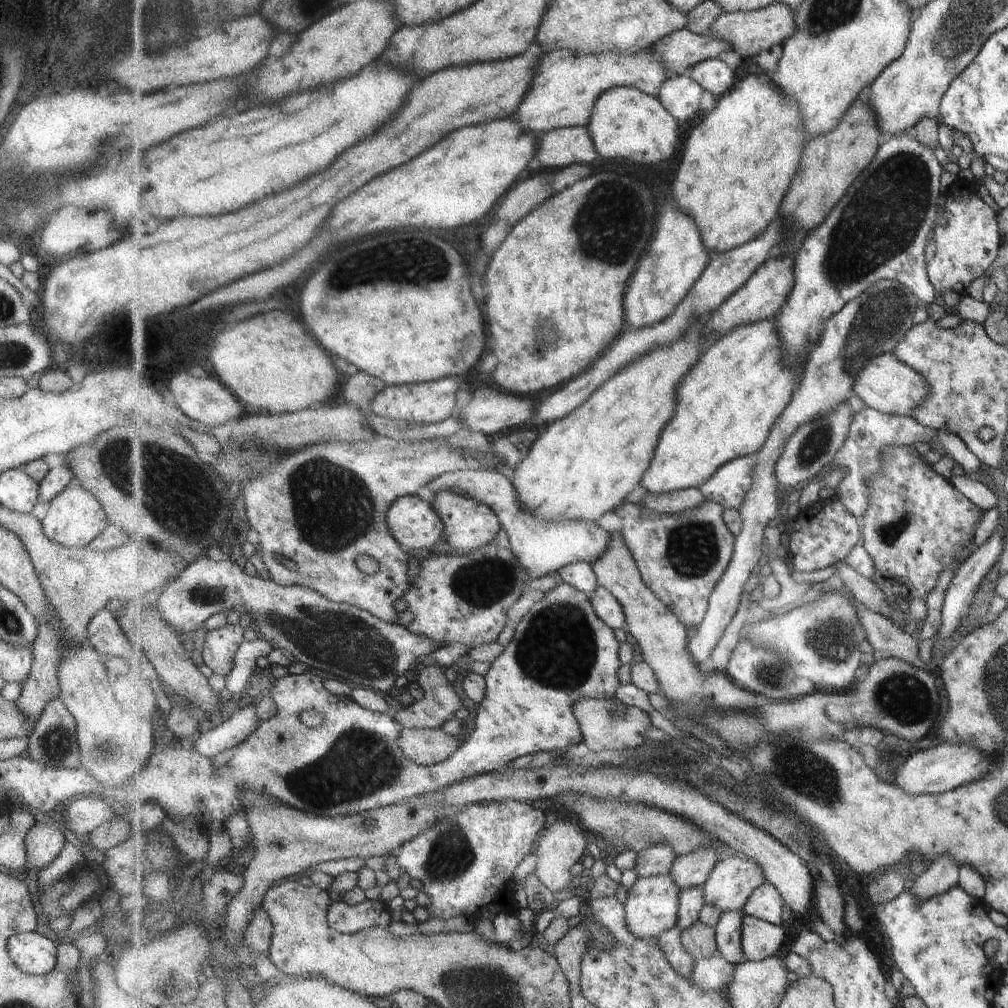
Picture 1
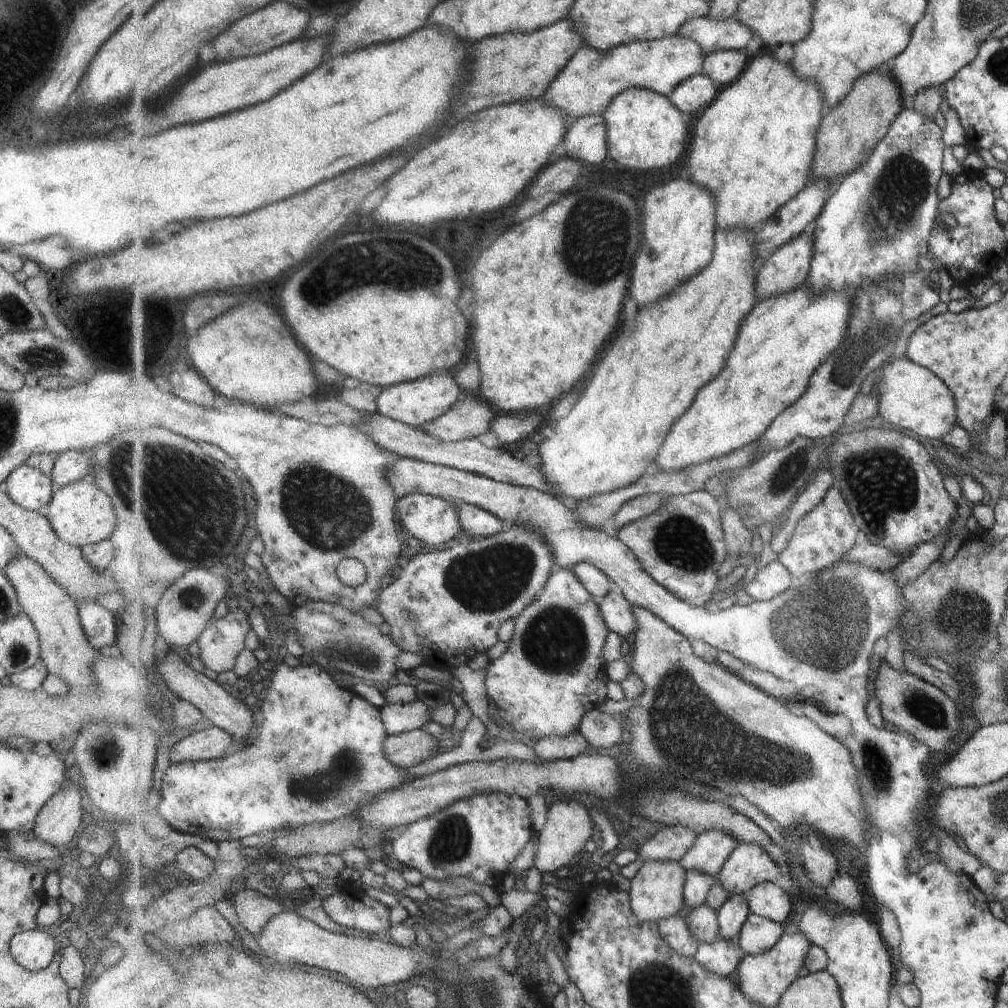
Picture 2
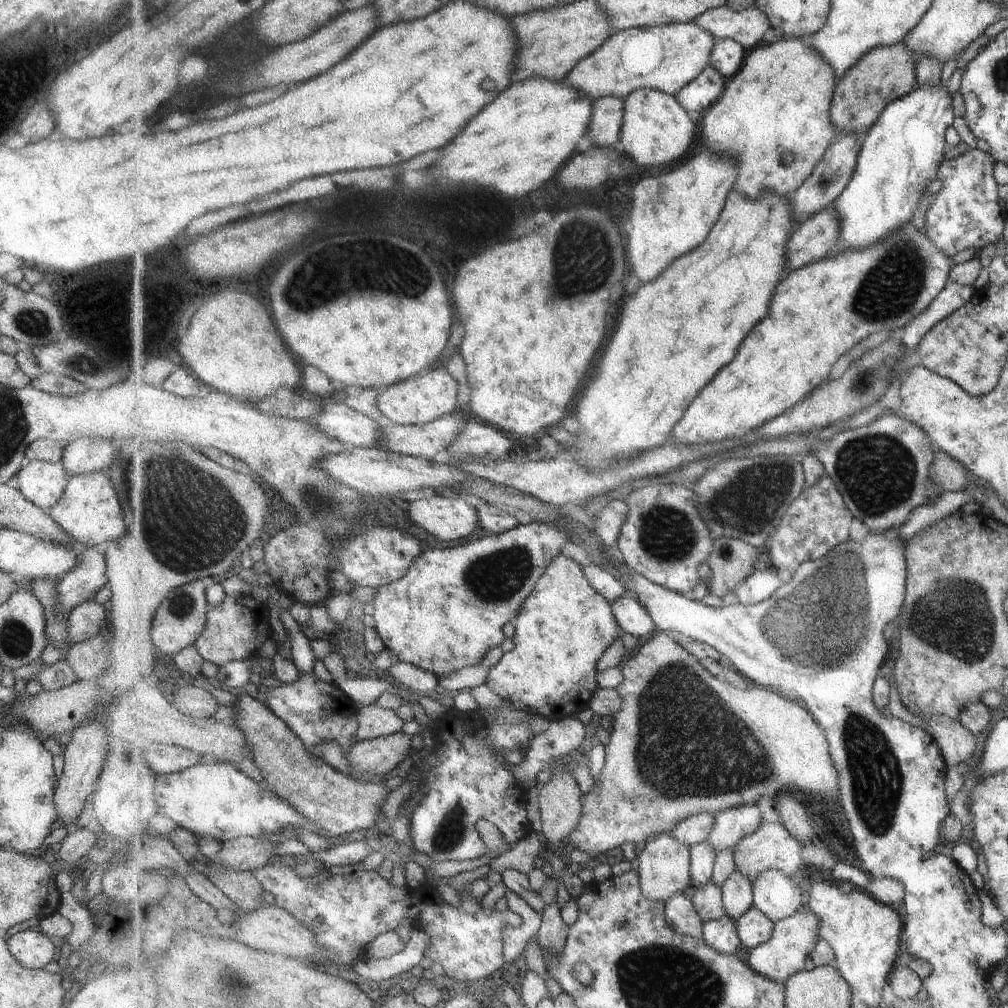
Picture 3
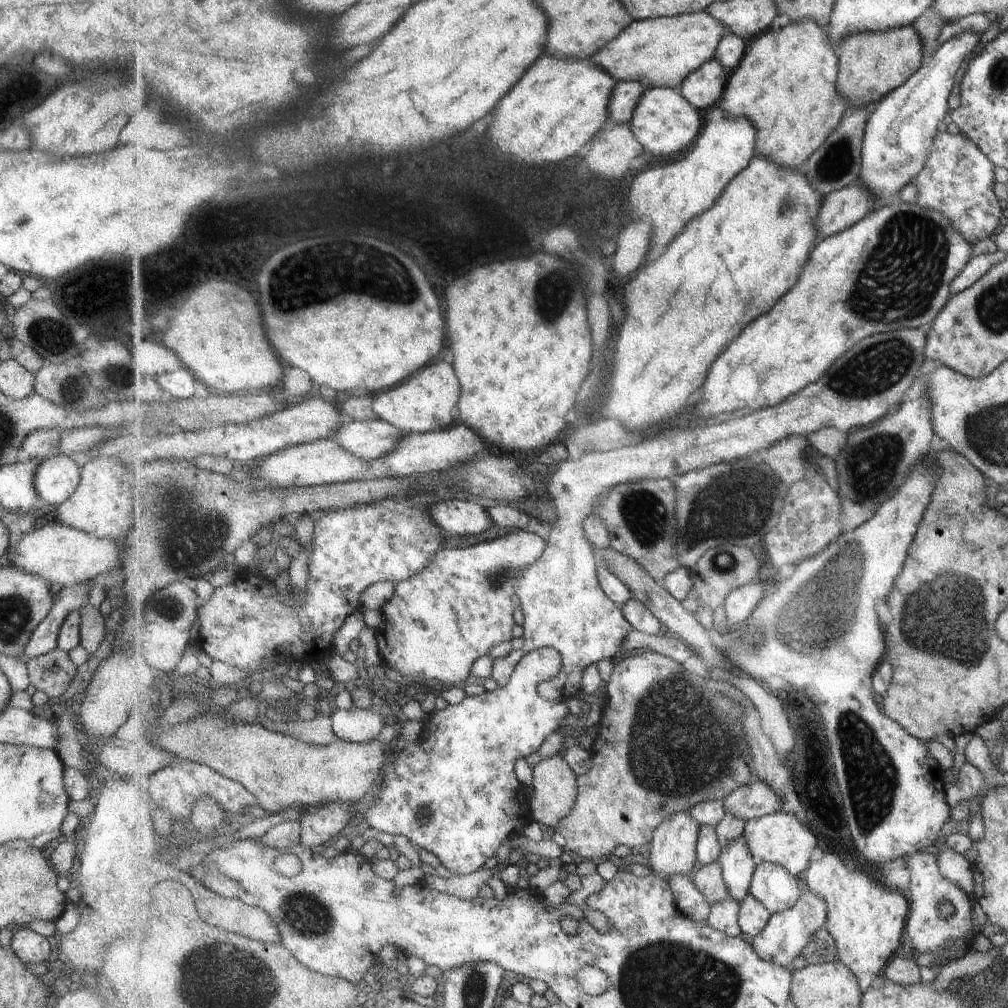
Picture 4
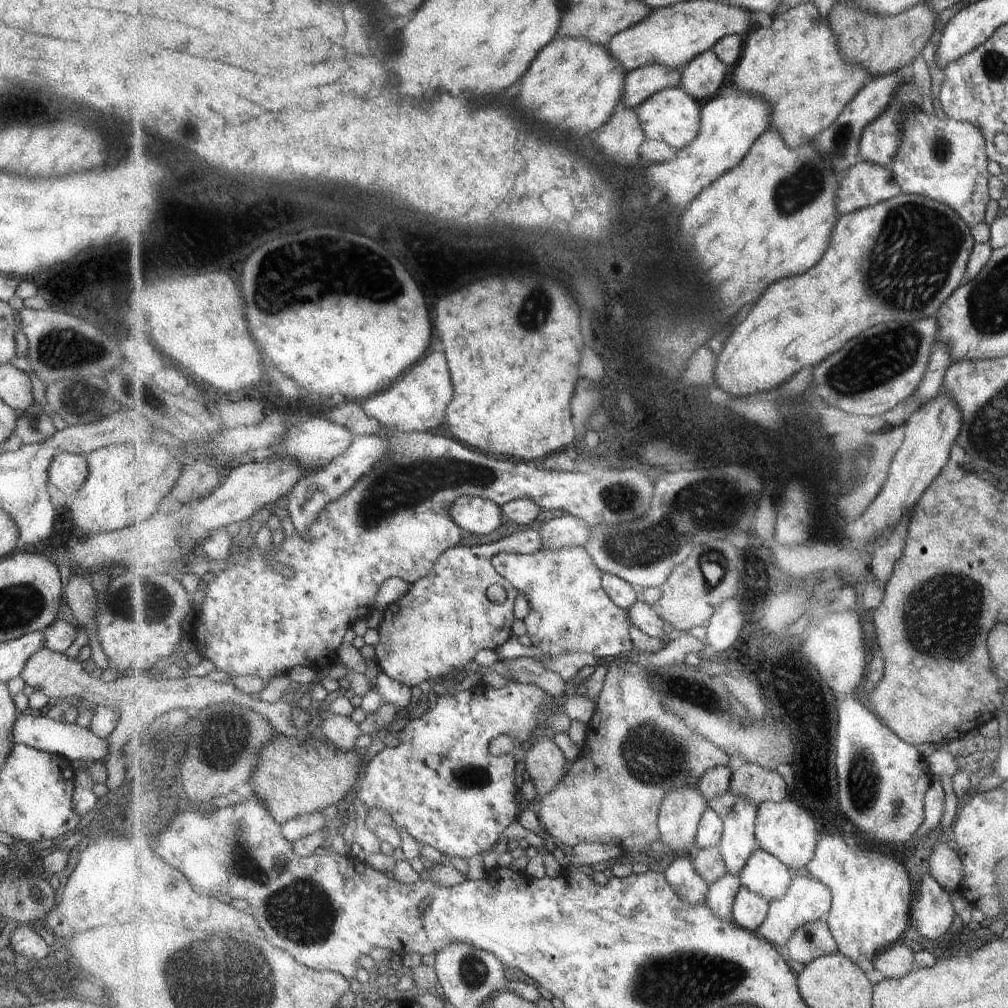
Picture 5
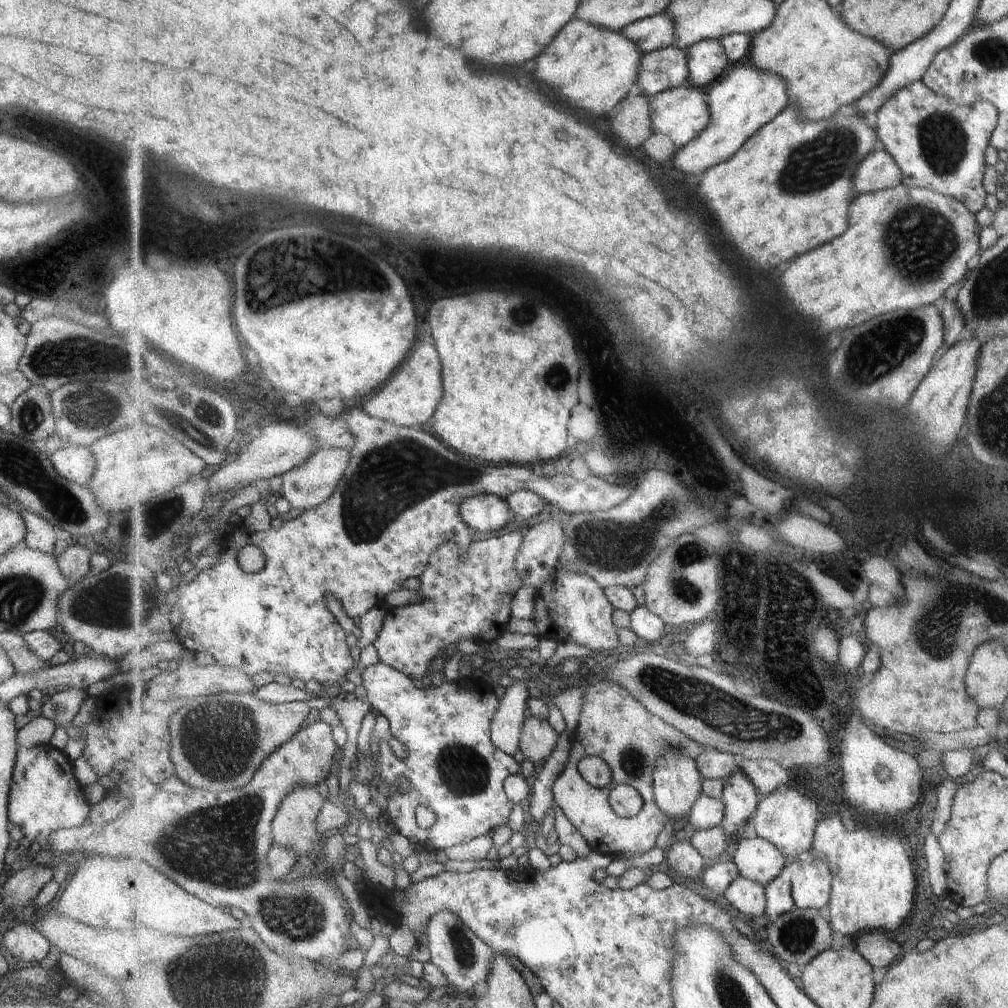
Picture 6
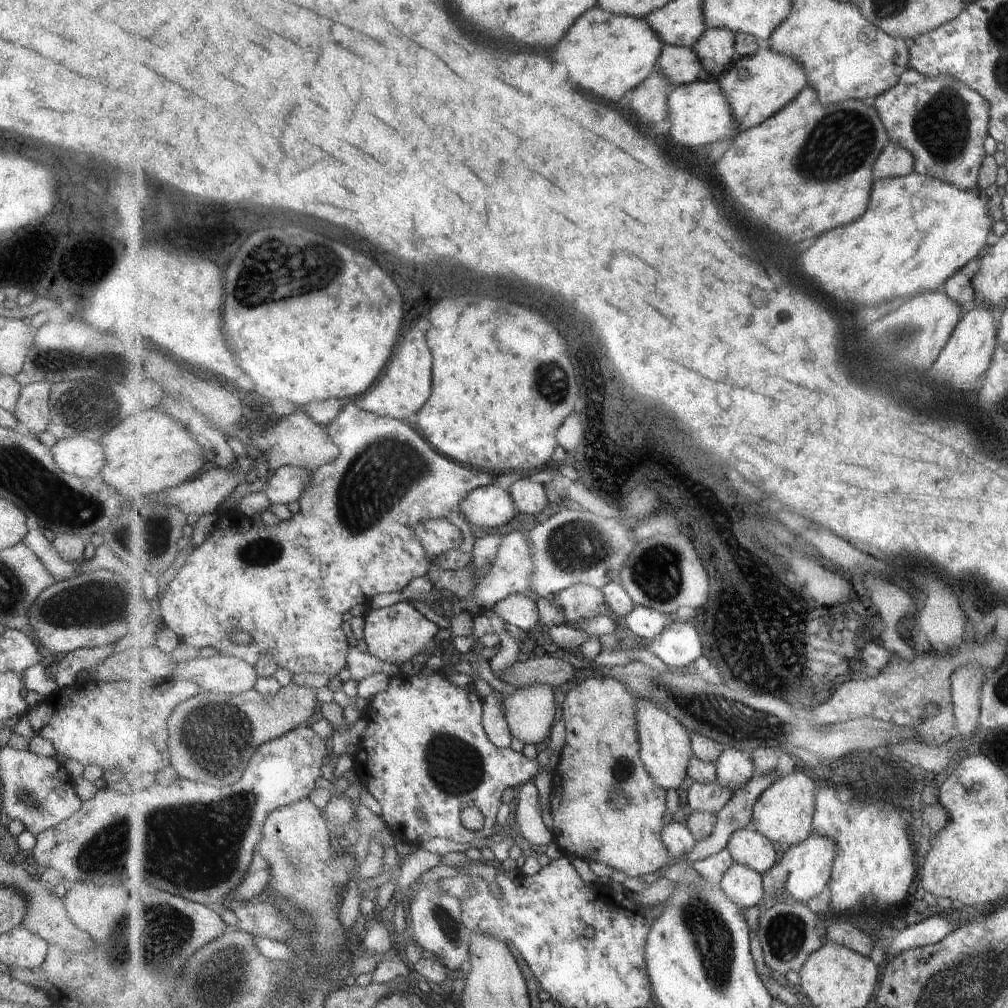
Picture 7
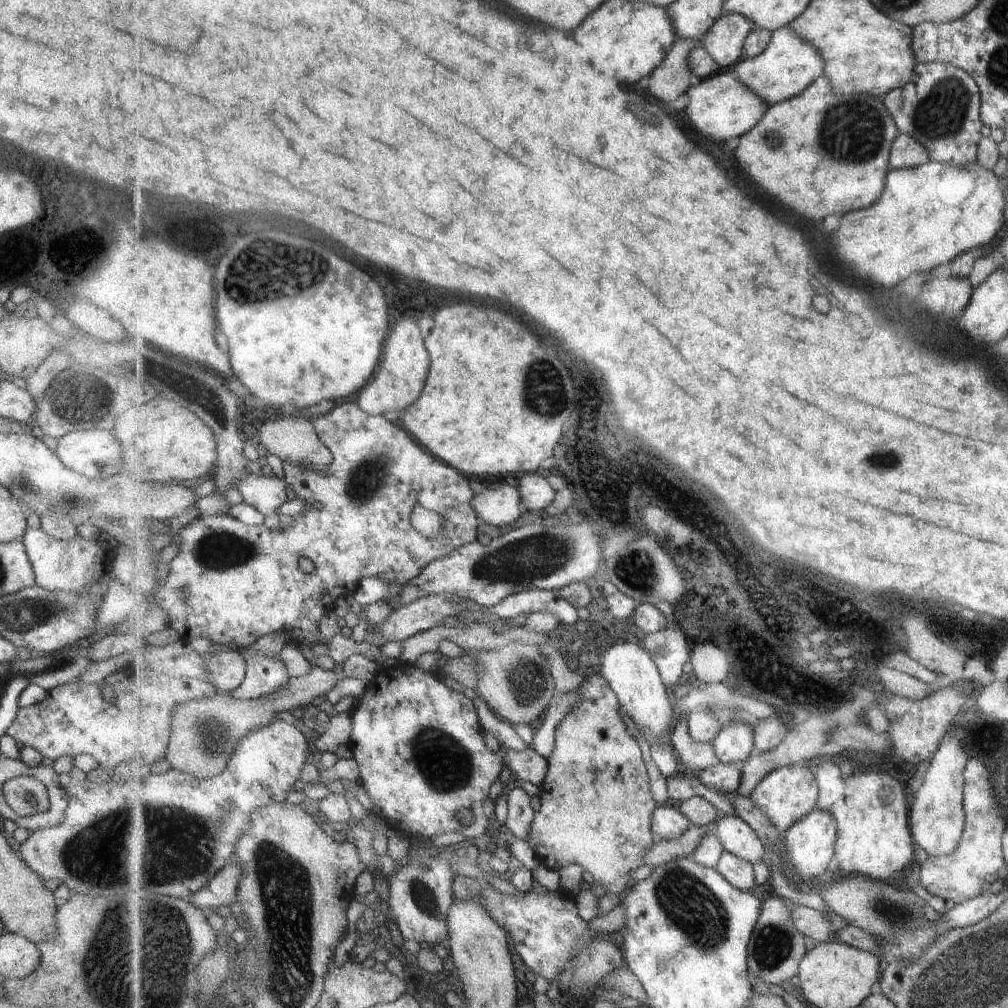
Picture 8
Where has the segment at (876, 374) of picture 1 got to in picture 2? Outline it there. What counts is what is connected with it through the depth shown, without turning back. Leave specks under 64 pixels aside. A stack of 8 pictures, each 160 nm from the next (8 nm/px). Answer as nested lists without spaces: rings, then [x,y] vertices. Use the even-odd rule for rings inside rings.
[[[901,356],[882,368],[878,382],[880,416],[890,424],[912,430],[925,438],[938,439],[956,426],[954,396],[930,369]]]

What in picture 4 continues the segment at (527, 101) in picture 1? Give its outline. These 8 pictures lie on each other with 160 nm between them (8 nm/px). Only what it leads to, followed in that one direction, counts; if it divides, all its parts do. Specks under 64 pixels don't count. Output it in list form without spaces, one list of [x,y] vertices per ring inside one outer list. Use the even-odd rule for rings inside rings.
[[[707,11],[634,20],[621,35],[594,54],[591,62],[607,71],[617,83],[631,81],[640,82],[647,89],[679,89],[692,72],[714,58],[719,43],[728,32],[729,29]]]

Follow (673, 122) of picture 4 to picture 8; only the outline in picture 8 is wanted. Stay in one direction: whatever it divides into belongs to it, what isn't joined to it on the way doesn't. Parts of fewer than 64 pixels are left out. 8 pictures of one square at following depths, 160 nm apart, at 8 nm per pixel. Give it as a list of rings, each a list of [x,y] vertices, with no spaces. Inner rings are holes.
[[[734,71],[722,72],[703,79],[699,86],[689,88],[687,95],[690,99],[686,108],[689,126],[713,142],[727,142],[746,135],[765,118],[770,107],[759,94],[753,92],[753,88],[743,84],[743,80],[739,80]]]

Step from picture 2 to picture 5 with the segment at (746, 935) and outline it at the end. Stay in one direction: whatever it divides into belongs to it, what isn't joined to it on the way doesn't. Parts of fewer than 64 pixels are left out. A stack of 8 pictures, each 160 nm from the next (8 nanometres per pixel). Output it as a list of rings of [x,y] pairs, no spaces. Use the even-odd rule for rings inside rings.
[[[741,887],[732,908],[734,921],[747,930],[757,933],[757,929],[767,920],[770,902],[760,894]]]

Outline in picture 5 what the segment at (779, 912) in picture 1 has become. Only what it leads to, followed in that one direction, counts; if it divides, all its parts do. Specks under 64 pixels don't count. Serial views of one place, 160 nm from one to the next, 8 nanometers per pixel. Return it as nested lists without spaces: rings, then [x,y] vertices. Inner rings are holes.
[[[761,848],[752,854],[740,879],[743,887],[764,896],[769,902],[783,898],[792,885],[790,868]]]

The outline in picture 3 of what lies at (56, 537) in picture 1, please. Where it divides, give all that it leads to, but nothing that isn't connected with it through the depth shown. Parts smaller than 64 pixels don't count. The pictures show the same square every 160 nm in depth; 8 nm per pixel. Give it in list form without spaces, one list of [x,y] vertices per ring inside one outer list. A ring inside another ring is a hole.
[[[104,470],[71,476],[60,497],[46,511],[68,534],[72,542],[82,542],[86,547],[102,547],[110,540],[119,538],[125,530],[115,489]]]

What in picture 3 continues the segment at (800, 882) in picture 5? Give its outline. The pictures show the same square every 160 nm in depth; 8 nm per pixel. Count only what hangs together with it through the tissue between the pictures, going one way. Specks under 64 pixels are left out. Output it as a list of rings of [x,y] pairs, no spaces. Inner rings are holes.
[[[803,907],[793,916],[777,921],[774,924],[772,937],[765,944],[745,952],[748,957],[747,964],[764,977],[785,984],[794,974],[805,971],[807,958],[815,950],[821,938],[821,927],[820,918],[811,909]]]

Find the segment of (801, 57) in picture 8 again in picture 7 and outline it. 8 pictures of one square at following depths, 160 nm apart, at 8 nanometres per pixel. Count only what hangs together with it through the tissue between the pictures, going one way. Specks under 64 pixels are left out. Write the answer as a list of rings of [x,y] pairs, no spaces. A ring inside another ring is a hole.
[[[767,48],[756,55],[737,58],[731,68],[718,78],[718,85],[728,100],[734,118],[736,127],[730,138],[735,140],[745,131],[763,124],[781,112],[805,90],[808,80],[799,61]]]

